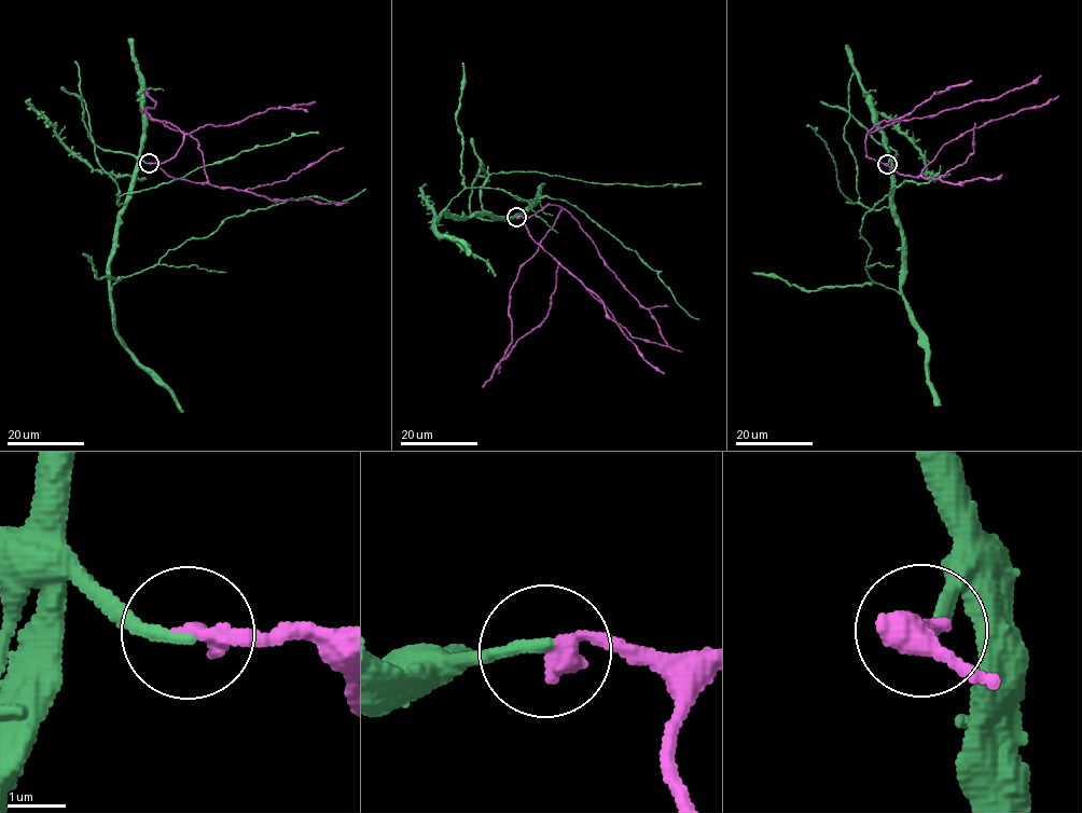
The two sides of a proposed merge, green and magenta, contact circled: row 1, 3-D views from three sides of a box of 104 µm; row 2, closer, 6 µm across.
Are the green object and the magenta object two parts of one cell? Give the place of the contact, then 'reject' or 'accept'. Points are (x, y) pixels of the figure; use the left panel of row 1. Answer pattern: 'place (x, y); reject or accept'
place (149, 163); accept

